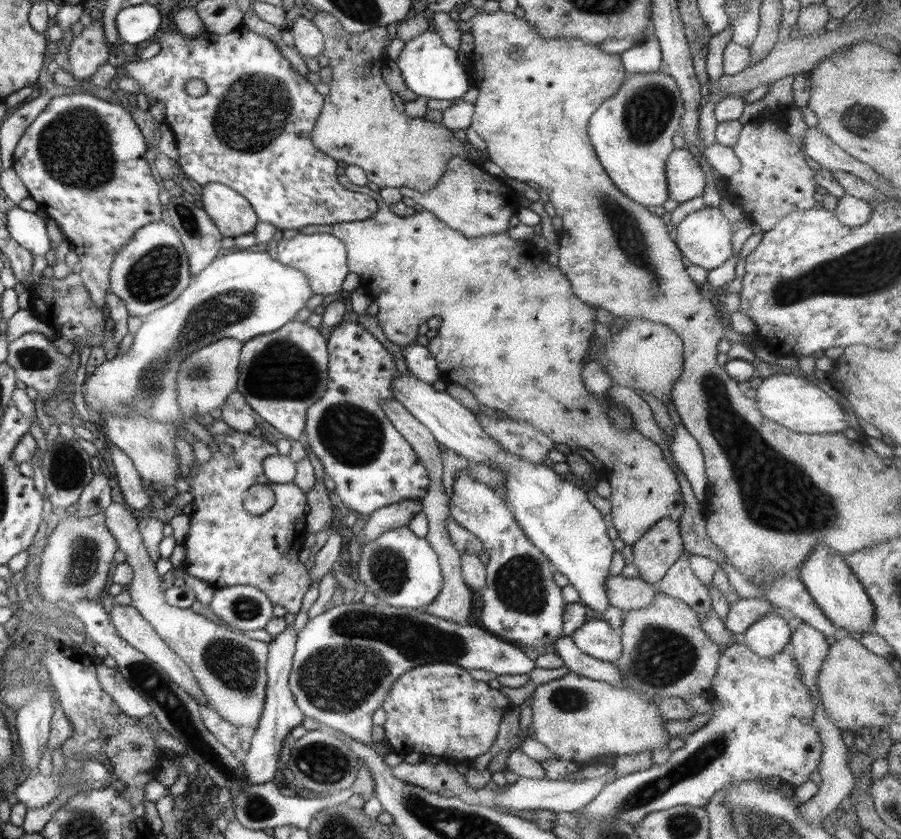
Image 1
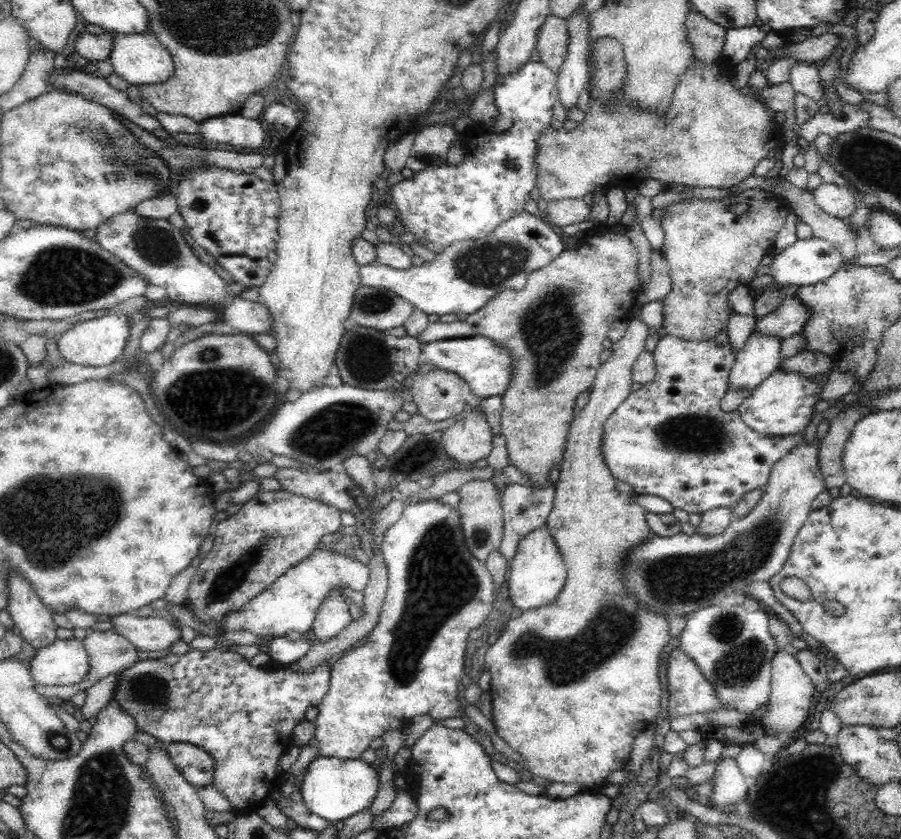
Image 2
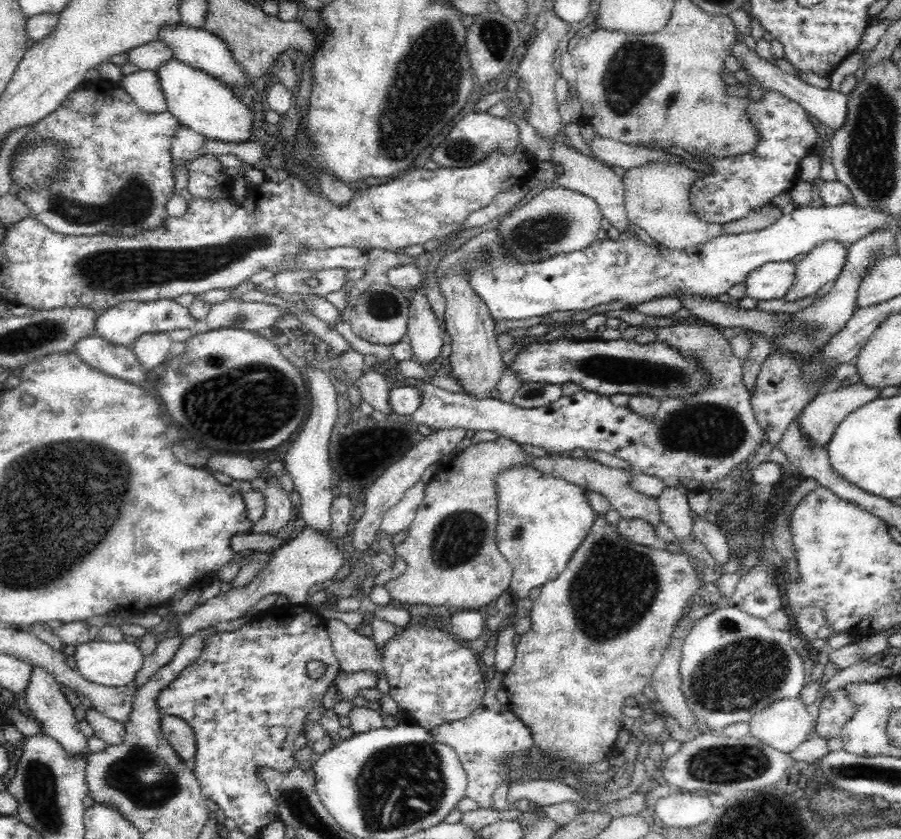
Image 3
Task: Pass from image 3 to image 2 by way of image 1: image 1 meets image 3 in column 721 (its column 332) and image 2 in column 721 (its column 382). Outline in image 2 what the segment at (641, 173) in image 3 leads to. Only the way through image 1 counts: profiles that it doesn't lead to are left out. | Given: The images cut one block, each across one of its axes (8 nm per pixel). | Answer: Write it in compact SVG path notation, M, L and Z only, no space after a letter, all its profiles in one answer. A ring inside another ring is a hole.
M751 188L719 201L693 199L665 209L666 215L661 221L665 234L661 252L669 266L671 290L660 300L664 330L670 336L688 341L714 341L720 331L727 332L729 318L735 313L728 297L739 286L749 286L758 276L756 269L760 263L762 265L760 260L775 252L774 238L781 234L789 207L767 191ZM741 204L748 205L747 210L744 210L744 214L734 214L731 208Z

